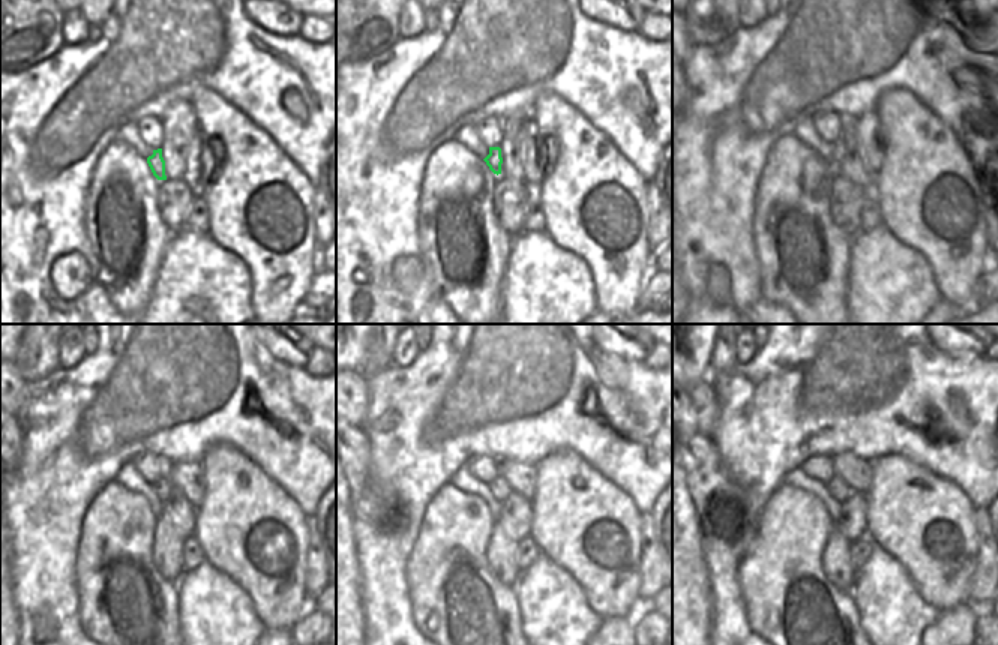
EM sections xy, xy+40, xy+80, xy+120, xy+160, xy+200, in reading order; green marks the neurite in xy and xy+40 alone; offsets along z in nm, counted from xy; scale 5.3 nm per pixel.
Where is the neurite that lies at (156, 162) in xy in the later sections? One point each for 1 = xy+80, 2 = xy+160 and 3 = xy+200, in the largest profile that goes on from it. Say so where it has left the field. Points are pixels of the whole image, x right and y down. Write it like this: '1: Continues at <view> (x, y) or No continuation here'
1: Continues at xy+80 (833, 161)
2: Continues at xy+160 (500, 489)
3: Continues at xy+200 (838, 489)

